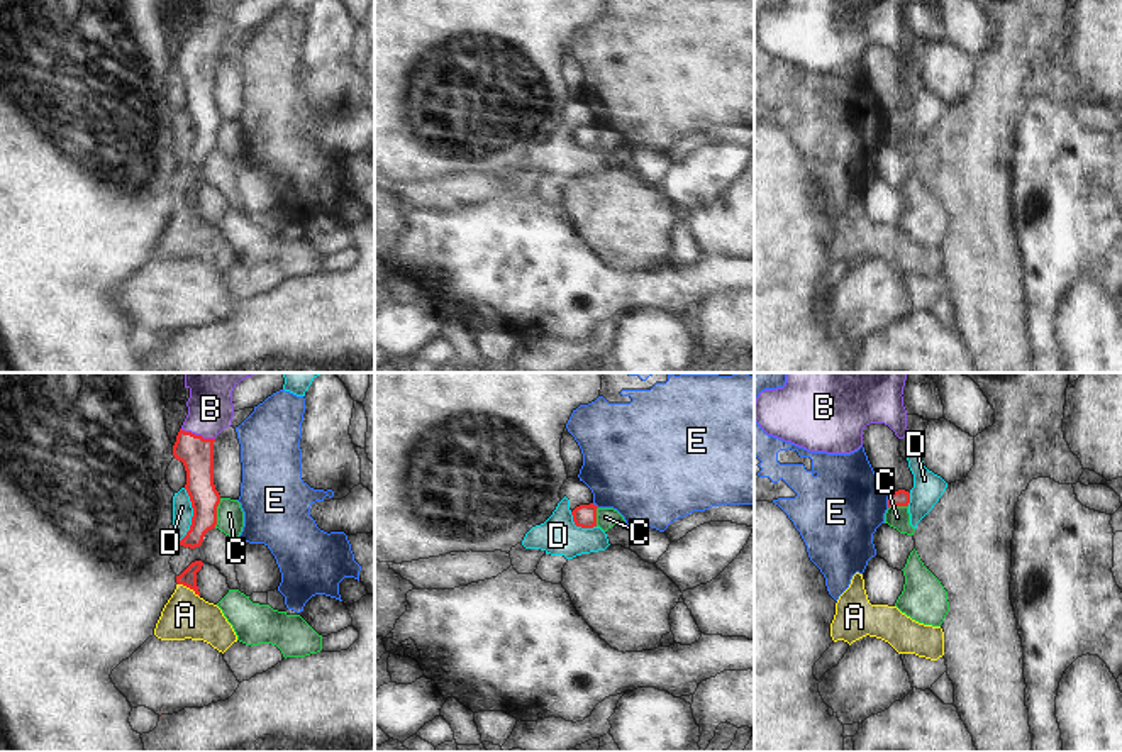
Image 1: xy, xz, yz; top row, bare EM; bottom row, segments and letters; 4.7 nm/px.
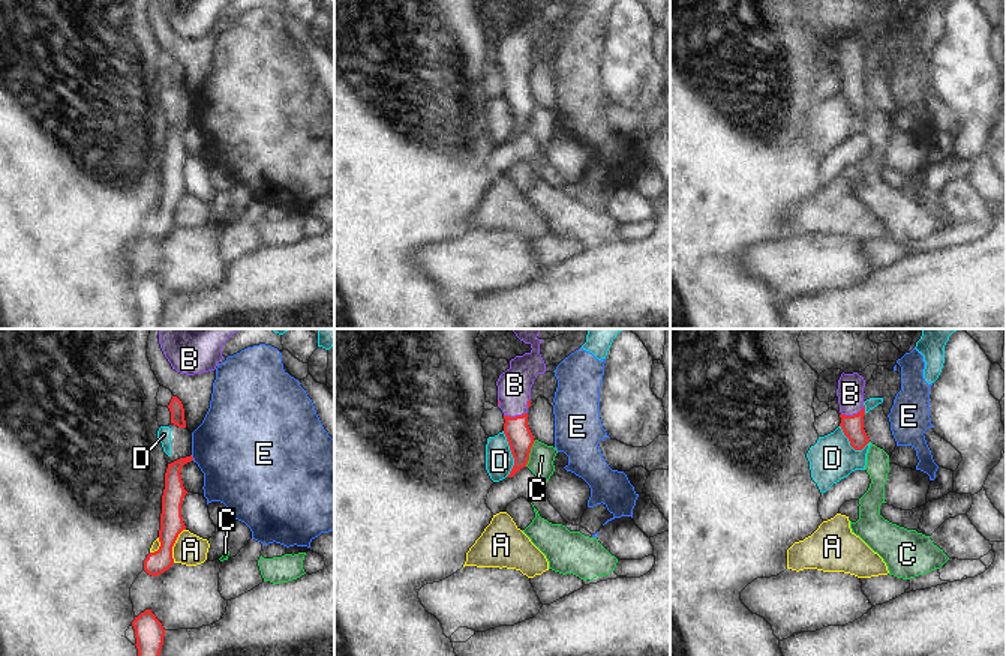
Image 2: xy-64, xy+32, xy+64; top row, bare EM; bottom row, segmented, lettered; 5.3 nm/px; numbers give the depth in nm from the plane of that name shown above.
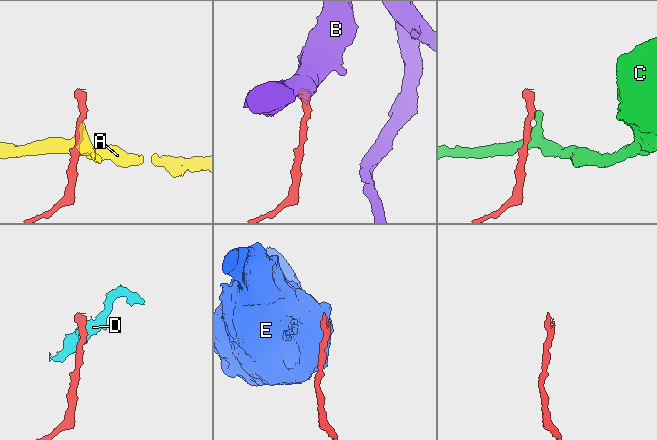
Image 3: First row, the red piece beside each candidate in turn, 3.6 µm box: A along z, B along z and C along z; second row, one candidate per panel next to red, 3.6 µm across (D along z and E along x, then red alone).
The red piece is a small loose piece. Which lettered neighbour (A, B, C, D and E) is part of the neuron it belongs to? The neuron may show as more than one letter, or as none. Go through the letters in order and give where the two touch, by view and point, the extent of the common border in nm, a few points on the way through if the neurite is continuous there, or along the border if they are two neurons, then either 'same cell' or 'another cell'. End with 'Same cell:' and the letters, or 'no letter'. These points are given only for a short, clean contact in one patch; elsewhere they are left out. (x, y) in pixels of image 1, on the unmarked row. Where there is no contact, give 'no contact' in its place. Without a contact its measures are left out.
A: xy (188, 207) | 120 nm | along xy (178, 204), (199, 217) | another cell
B: xy (197, 56) | 180 nm | across xy (195, 73), (197, 56), (211, 29) | same cell
C: xy (216, 134) | 150 nm | along xy (221, 119), (214, 148) | another cell
D: xy (194, 136) | 260 nm | along xy (185, 109), (190, 119), (192, 144), (180, 161) | another cell
E: yz (888, 122) | 70 nm | along yz (890, 116), (887, 127) | another cell
Same cell: B

